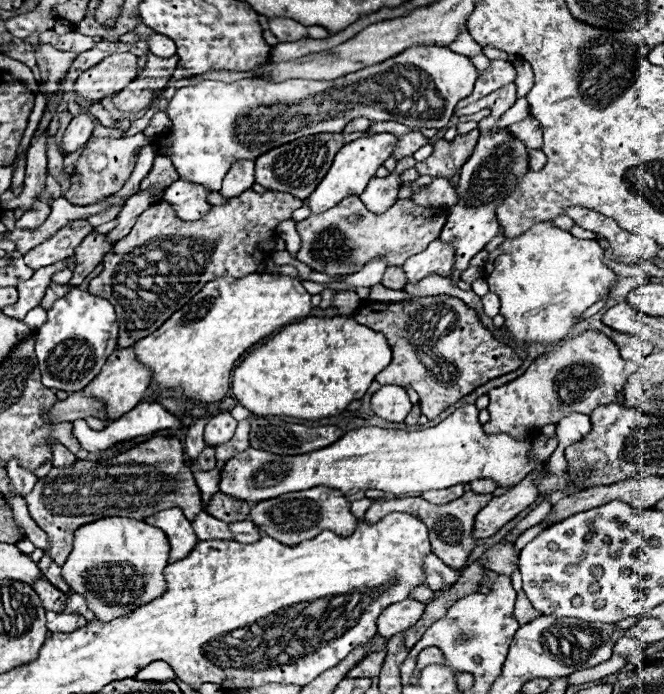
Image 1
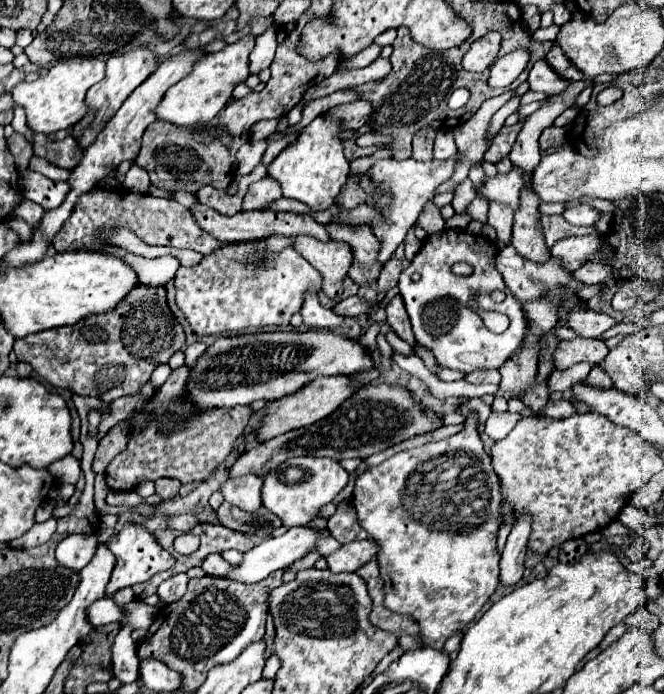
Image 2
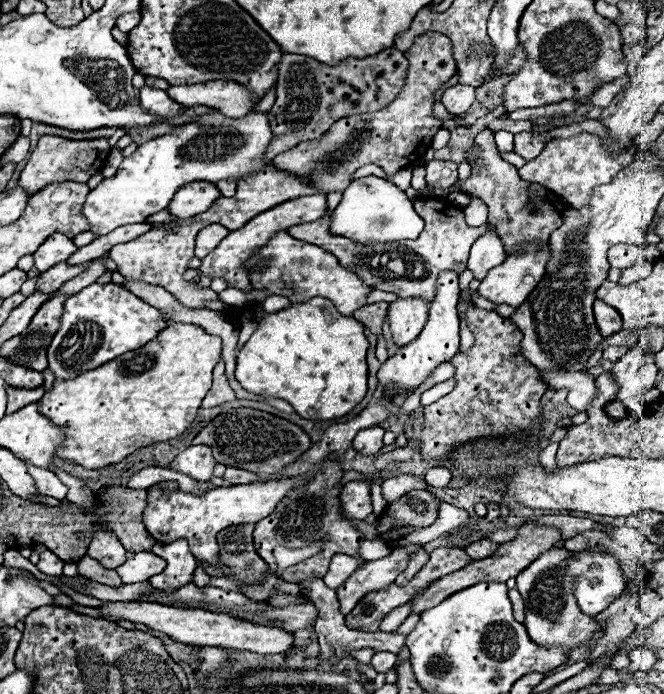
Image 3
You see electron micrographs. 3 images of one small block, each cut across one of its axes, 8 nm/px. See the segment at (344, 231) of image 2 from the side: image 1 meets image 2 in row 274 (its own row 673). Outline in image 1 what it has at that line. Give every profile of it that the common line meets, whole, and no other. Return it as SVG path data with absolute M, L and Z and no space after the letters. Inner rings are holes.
M384 642L384 648L380 652L372 652L360 664L356 664L348 672L348 678L374 678L374 676L378 676L382 662L384 662L384 656L386 656L386 642Z

